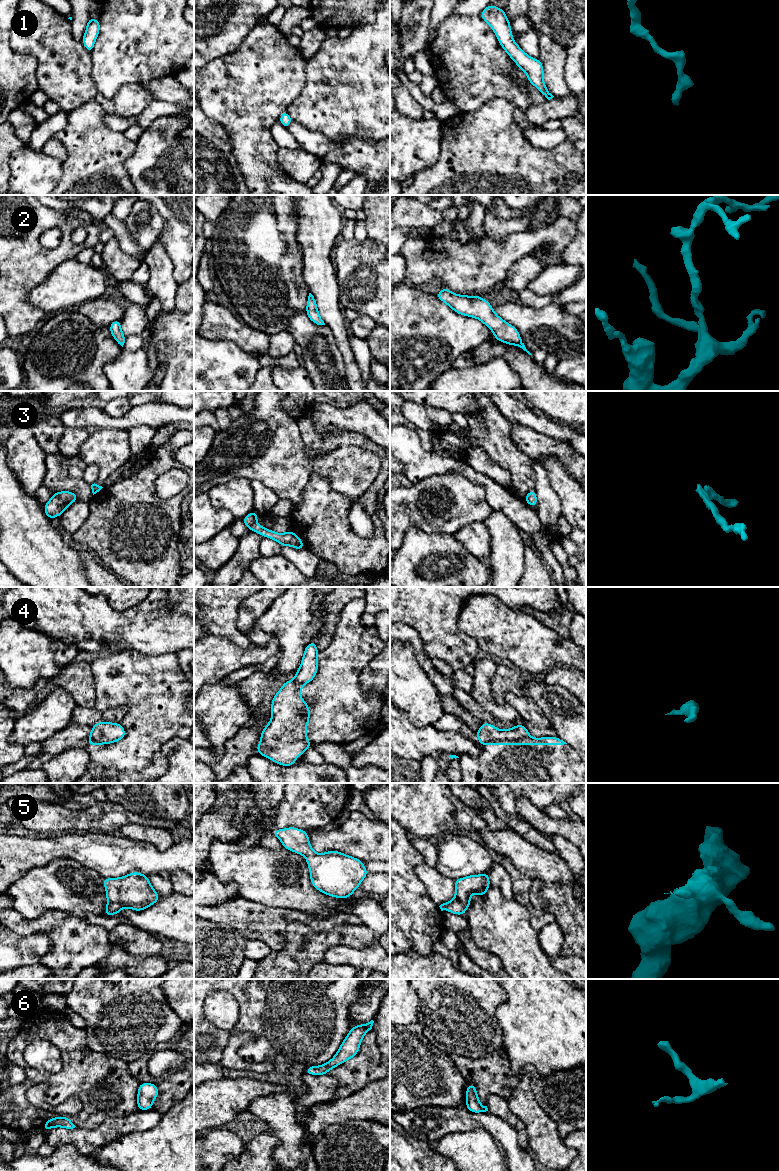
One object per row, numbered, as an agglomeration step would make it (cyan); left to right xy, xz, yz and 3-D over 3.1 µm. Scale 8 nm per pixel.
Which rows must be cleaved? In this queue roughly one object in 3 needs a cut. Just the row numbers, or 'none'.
4

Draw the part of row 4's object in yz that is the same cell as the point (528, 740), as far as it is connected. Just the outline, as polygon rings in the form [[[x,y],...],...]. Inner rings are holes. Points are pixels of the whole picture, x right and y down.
[[[526,736],[521,739],[507,739],[507,740],[497,740],[488,741],[485,745],[564,745],[567,744],[563,740],[557,737],[541,737],[533,738],[531,736]]]

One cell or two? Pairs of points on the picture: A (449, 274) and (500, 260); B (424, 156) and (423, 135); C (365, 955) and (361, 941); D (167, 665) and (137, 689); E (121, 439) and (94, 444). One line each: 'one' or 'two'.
A: one
B: one
C: two
D: one
E: one

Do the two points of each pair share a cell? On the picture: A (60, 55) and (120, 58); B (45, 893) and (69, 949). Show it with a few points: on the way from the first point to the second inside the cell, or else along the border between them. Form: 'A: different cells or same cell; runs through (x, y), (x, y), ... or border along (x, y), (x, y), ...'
A: different cells; border along (90, 53), (91, 78), (93, 80)
B: different cells; border along (74, 915), (58, 910), (46, 910), (31, 920)

